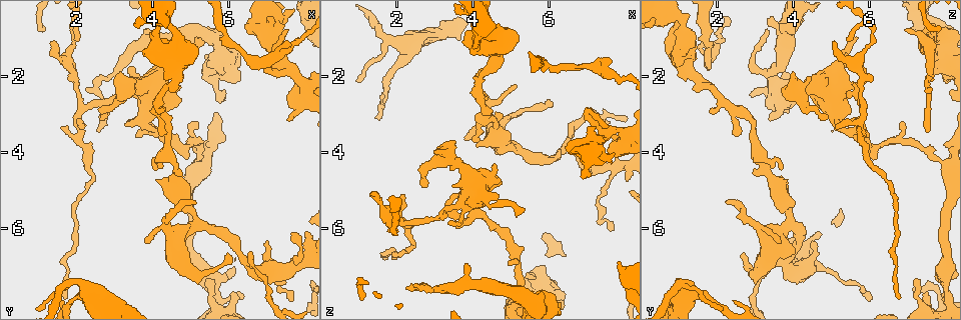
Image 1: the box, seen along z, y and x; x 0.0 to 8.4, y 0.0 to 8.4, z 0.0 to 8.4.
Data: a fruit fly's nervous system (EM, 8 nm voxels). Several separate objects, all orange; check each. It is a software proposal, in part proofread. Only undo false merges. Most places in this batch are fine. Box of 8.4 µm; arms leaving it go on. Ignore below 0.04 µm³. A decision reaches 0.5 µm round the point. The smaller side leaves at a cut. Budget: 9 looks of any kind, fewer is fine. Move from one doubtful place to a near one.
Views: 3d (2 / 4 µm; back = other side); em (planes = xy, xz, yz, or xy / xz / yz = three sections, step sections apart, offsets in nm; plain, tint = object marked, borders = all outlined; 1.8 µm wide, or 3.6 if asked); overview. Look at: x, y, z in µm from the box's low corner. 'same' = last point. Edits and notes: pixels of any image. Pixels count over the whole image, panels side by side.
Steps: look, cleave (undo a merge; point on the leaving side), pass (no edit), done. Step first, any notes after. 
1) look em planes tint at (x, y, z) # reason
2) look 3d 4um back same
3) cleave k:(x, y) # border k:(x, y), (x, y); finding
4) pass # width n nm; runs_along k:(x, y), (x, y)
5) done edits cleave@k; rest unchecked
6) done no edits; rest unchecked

look em xz step 8 tint at (5.05, 5.70, 3.90) # sudden change in width

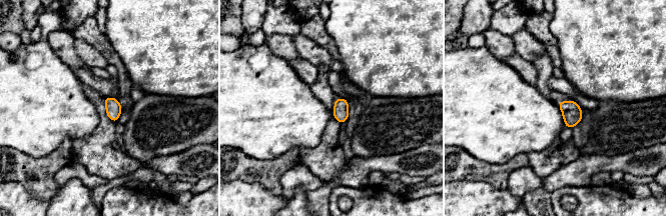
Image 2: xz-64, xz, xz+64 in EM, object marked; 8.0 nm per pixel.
pass # continuous, no second neuron

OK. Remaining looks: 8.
look em planes tint at (7.10, 0.75, 3.85) # arms part here

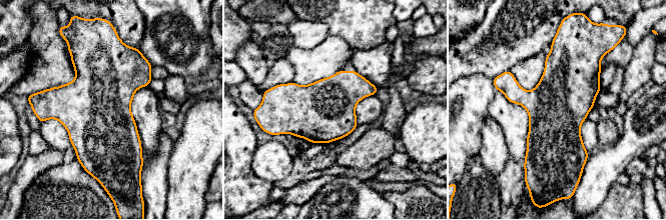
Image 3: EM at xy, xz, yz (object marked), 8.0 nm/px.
pass # one neuron here

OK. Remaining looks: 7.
look 3d 2um at (2.20, 2.85, 5.80) # arms part here

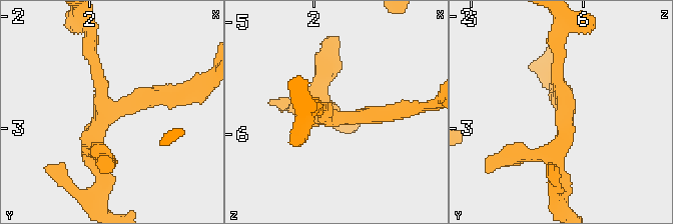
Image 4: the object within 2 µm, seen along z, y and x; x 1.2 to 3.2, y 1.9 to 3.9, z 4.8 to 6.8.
look em planes tint at (2.24, 2.80, 5.84) # shape alone is not enough

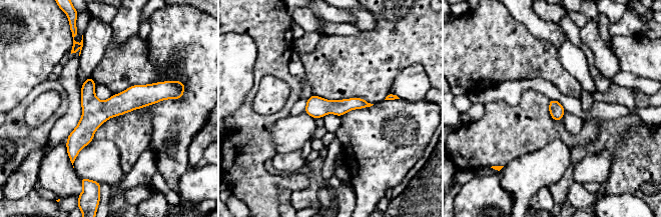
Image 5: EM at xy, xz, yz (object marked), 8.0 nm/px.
pass # width 120 nm; continuous, no second neuron

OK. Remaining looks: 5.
look 3d 4um at (4.30, 1.95, 5.10) # calibre changes

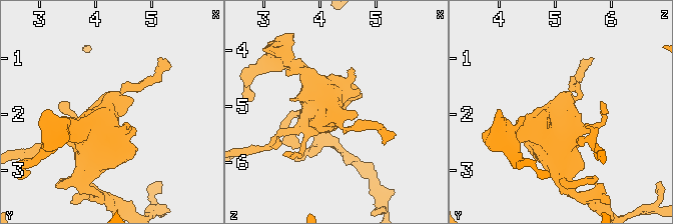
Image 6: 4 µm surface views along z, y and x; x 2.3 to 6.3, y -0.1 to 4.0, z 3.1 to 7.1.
look em 3.6um planes tint at (4.25, 1.90, 5.15)

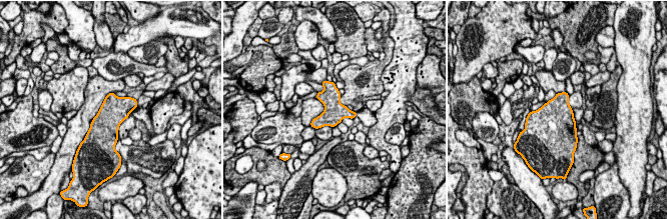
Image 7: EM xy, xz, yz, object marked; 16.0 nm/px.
pass # all the same neuron

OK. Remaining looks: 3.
done no edits; rest unchecked

